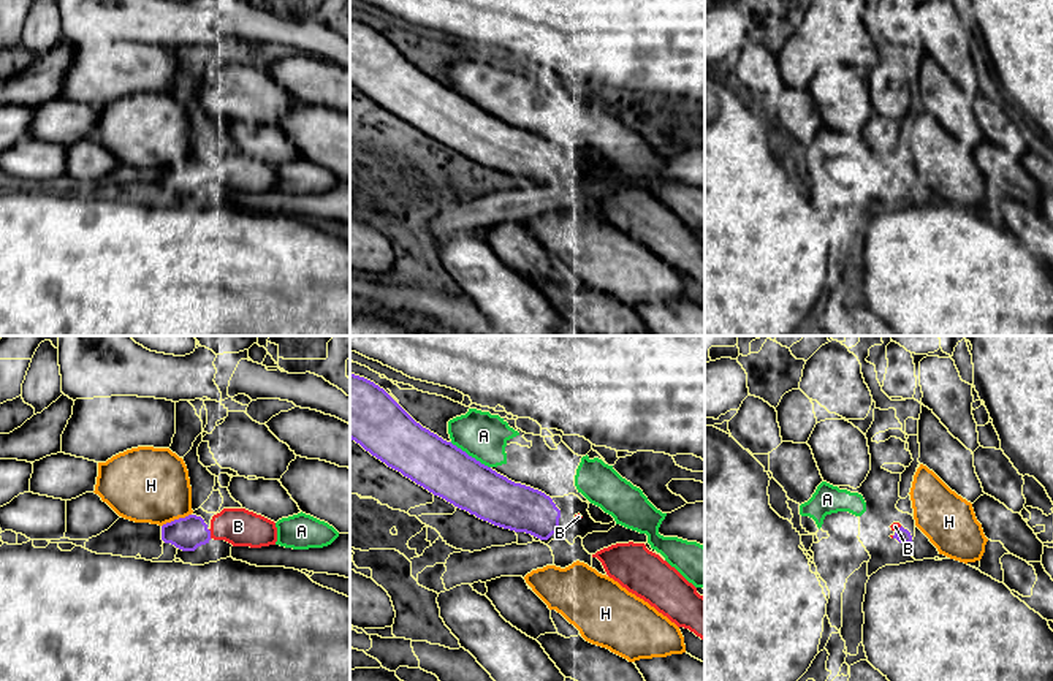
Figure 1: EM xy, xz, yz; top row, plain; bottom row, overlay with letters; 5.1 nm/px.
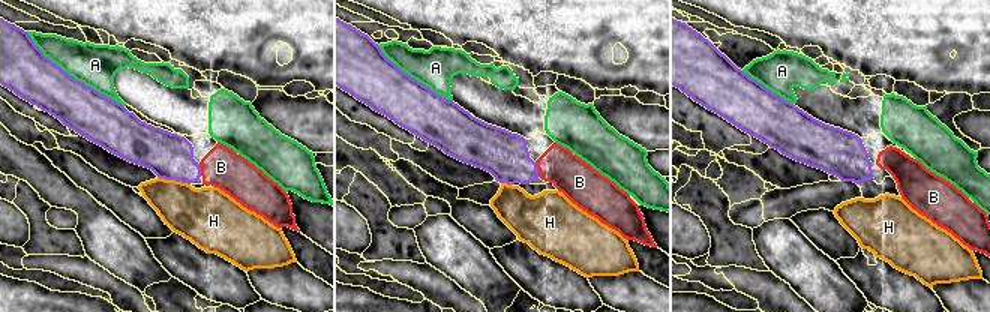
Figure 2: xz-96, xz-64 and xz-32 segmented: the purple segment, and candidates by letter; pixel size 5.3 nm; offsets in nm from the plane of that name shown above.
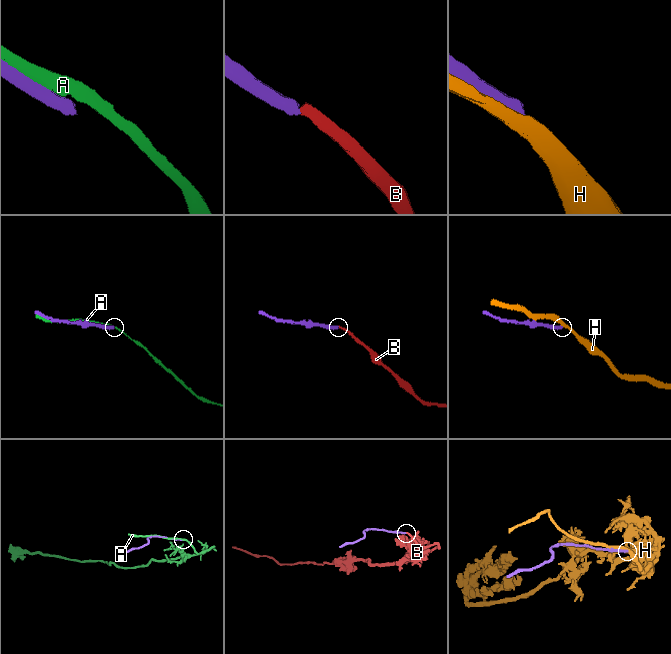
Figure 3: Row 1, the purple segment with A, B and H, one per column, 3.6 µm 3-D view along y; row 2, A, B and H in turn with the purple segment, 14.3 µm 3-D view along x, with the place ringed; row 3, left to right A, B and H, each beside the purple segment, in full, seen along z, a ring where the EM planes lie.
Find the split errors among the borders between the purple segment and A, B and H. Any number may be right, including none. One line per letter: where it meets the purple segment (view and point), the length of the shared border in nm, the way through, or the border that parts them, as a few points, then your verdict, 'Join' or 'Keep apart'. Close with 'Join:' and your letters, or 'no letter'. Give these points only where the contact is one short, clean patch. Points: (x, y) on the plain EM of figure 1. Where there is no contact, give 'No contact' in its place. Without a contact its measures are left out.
A: Touches purple at xz (471, 102). Shared border 240 nm. Keep apart
B: Touches purple at xy (209, 179). Shared border 50 nm. Join
H: Touches purple at xy (176, 165). Shared border 170 nm. Boundary: xy (190, 159), (167, 167), (162, 171). Keep apart
Join: B

